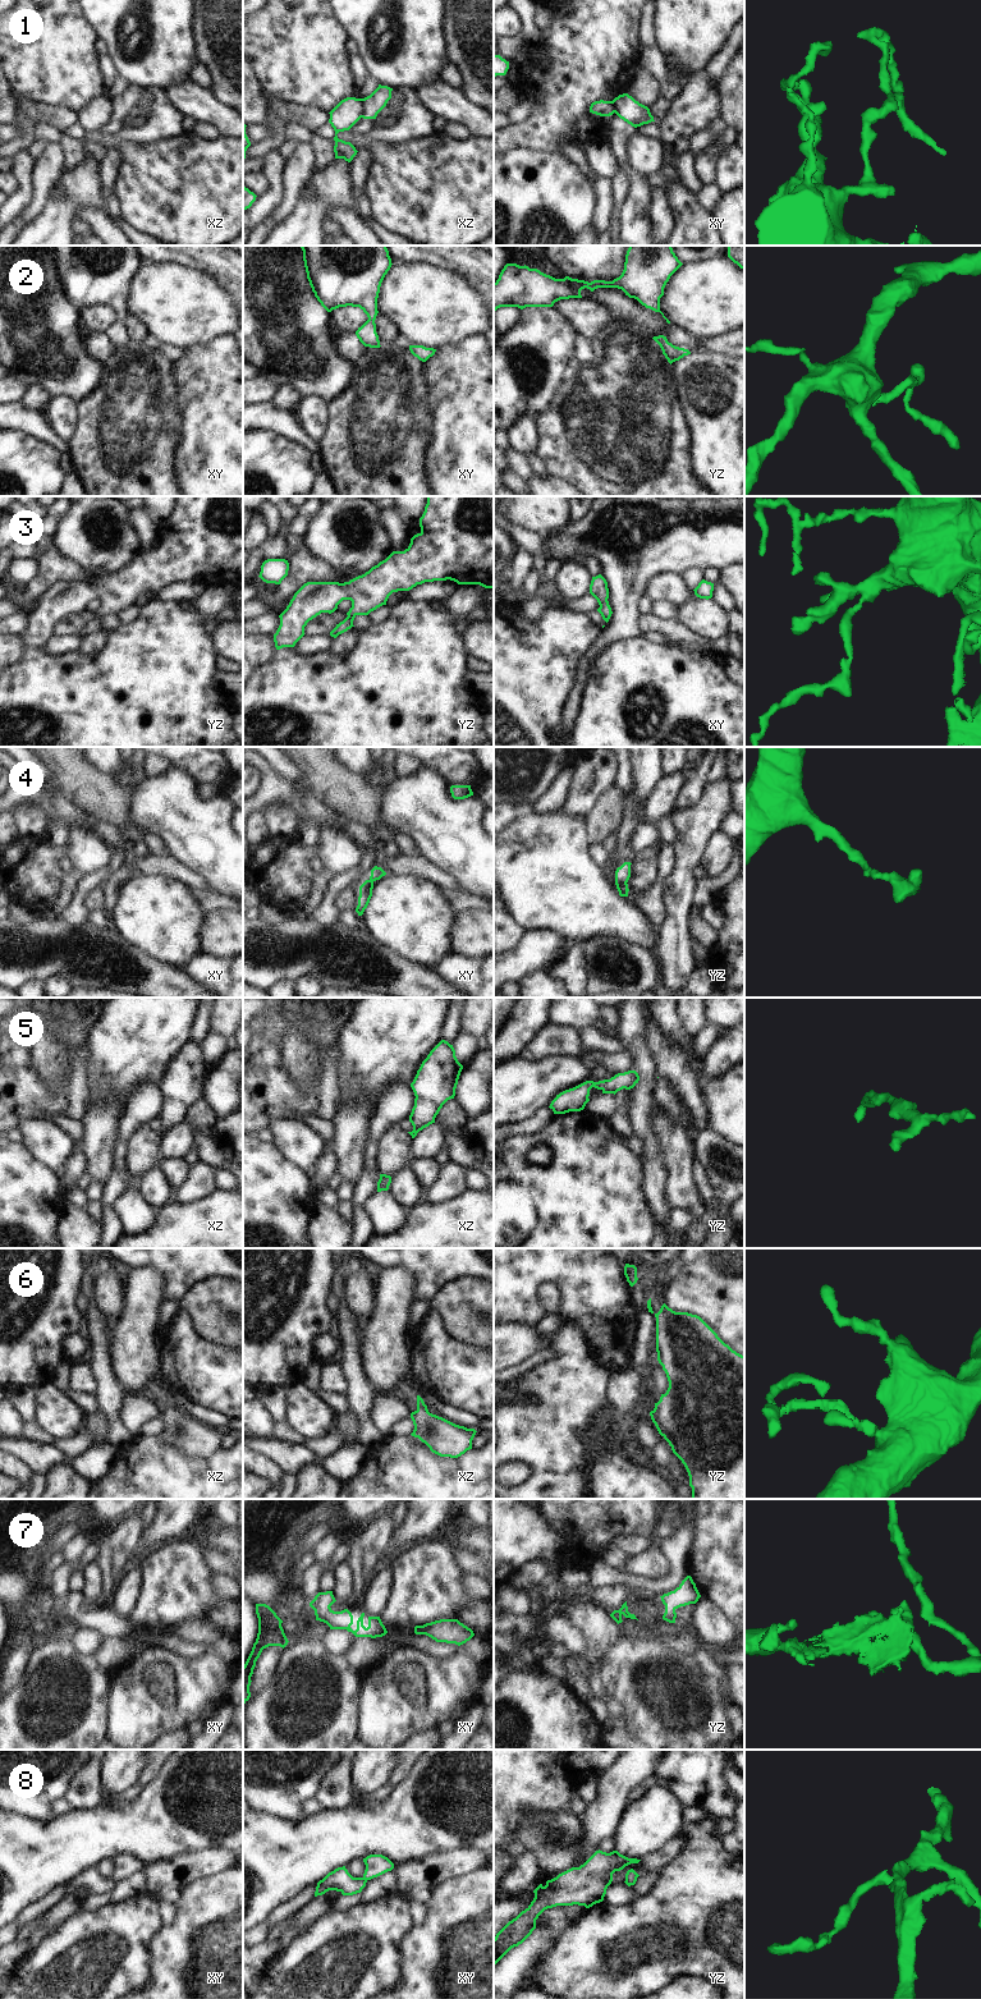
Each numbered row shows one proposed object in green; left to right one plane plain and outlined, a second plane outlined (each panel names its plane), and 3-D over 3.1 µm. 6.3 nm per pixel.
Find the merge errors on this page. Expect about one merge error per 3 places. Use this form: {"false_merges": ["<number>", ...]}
{"false_merges": ["1"]}

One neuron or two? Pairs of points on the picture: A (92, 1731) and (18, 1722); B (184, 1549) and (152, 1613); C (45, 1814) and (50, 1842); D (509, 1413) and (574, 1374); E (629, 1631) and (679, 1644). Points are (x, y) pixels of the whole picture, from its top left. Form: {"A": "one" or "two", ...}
{"A": "one", "B": "one", "C": "two", "D": "one", "E": "one"}

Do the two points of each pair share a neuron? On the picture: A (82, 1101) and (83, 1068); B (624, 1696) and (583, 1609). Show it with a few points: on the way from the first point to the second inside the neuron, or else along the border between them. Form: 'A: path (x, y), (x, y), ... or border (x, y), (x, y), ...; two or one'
A: path (82, 1094), (82, 1076); one
B: border (580, 1631), (601, 1650), (606, 1650), (619, 1641); two

